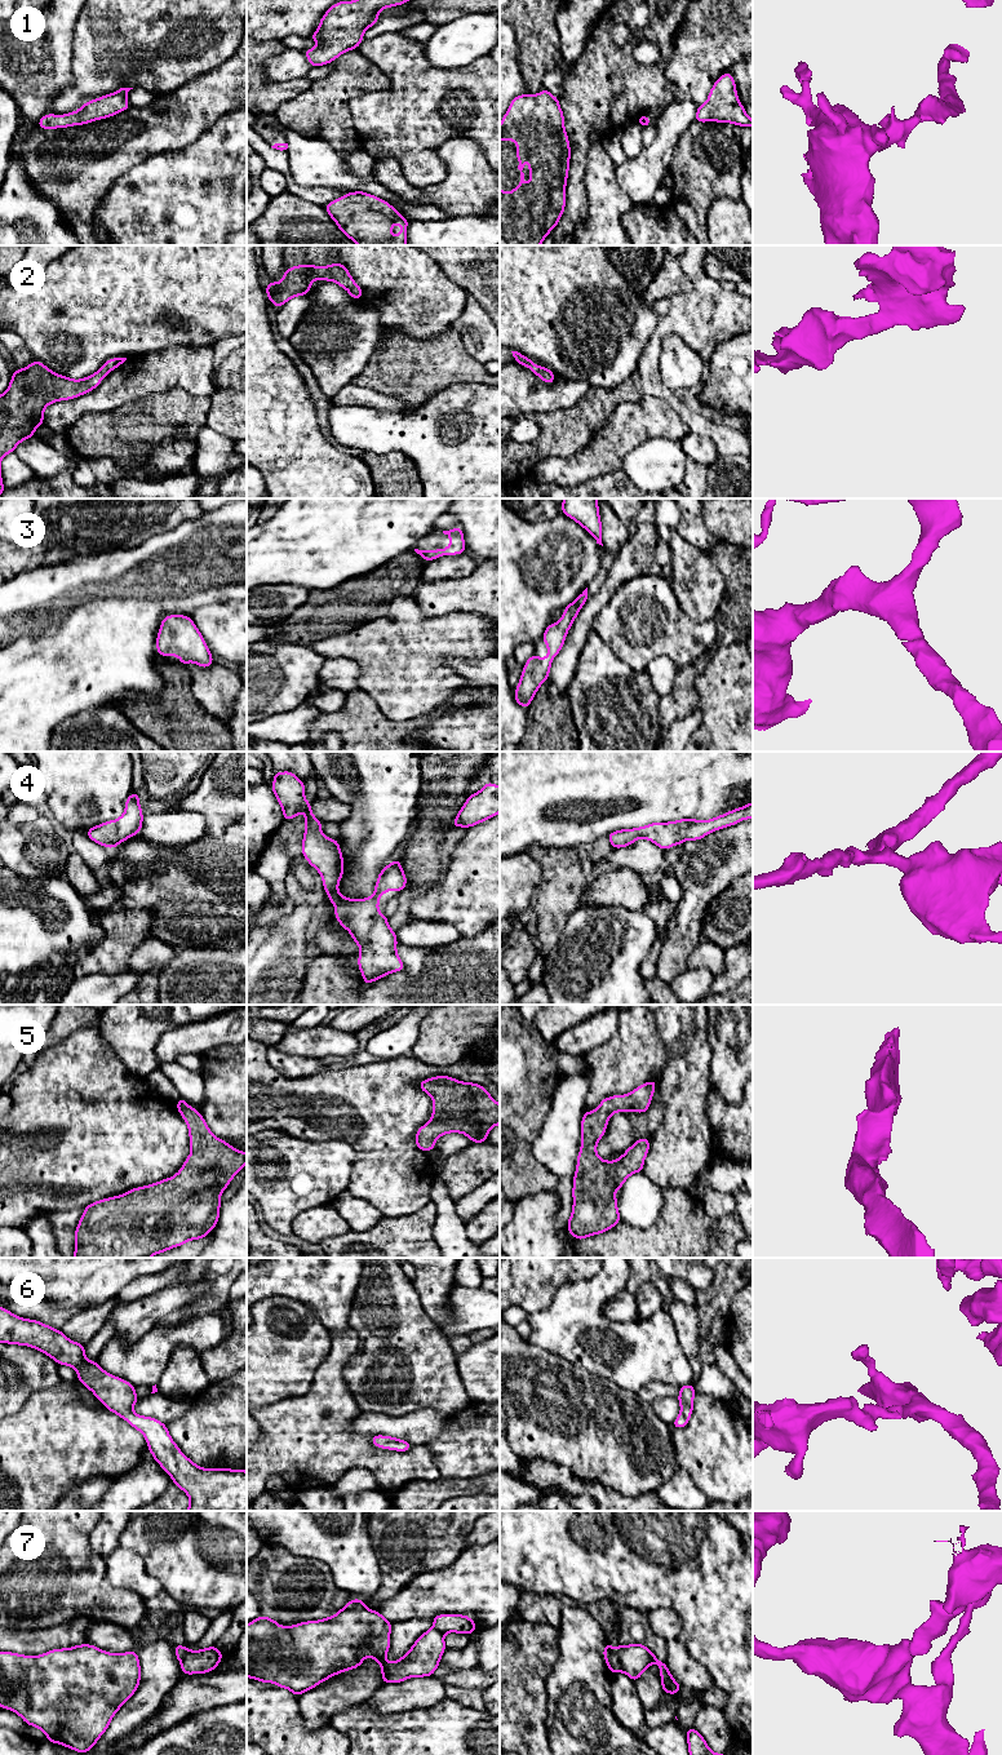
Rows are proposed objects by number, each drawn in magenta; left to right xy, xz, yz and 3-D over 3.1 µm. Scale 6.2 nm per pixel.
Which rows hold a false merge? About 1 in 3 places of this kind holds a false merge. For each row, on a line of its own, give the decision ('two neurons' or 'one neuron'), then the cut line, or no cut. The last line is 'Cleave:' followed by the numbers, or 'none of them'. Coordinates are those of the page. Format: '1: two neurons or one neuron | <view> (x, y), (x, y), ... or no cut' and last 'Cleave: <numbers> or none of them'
1: one neuron | no cut
2: one neuron | no cut
3: one neuron | no cut
4: one neuron | no cut
5: one neuron | no cut
6: one neuron | no cut
7: two neurons | yz (613, 1648), (623, 1670)
Cleave: 7

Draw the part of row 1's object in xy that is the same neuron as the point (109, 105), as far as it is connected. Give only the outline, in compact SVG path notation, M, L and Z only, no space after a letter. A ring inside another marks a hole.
M120 88L118 92L98 97L97 99L85 102L75 112L63 114L61 116L56 114L48 114L41 116L37 125L41 129L57 129L67 128L72 125L83 125L94 120L106 119L114 116L130 107L127 101L128 92L133 88Z

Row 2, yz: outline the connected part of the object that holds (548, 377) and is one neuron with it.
M511 351L514 356L514 362L518 362L520 365L528 367L536 376L538 376L542 381L551 385L555 380L555 375L546 367L536 365L529 358L524 356L518 351Z

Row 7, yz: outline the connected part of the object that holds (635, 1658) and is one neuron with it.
M644 1644L617 1645L615 1650L620 1659L622 1672L633 1681L637 1681L656 1662L660 1667L662 1692L669 1694L680 1692L680 1685L673 1679L666 1663L660 1661Z

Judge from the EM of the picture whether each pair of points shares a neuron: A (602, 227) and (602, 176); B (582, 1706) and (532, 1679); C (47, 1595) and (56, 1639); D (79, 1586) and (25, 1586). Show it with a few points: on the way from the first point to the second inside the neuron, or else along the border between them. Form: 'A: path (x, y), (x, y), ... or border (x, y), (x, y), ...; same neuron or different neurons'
A: path (603, 215), (602, 189); same neuron
B: border (558, 1658), (546, 1680), (546, 1718); different neurons
C: border (83, 1617), (75, 1617), (53, 1626); different neurons
D: path (66, 1586), (38, 1586); same neuron

